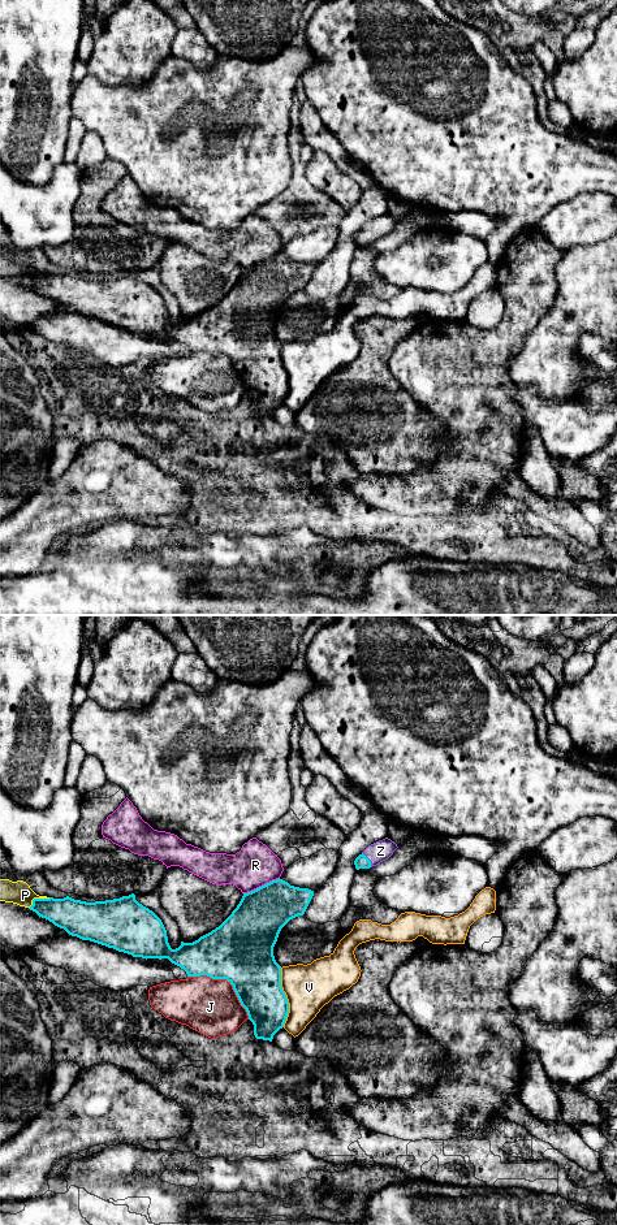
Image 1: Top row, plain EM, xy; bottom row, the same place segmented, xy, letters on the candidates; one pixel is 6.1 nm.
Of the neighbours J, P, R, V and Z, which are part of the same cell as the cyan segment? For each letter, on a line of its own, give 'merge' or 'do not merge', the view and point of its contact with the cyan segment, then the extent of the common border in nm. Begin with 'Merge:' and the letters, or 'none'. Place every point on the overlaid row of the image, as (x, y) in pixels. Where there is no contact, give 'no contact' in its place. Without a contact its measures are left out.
Merge: P, Z
J: do not merge; contact xy (227, 979); length 460 nm
P: merge; contact xy (37, 899); length 150 nm
R: do not merge; contact xy (262, 886); length 240 nm
V: do not merge; contact xy (285, 998); length 360 nm
Z: merge; contact xy (369, 860); length 110 nm

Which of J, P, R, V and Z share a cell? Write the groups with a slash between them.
J / P Z / R / V

